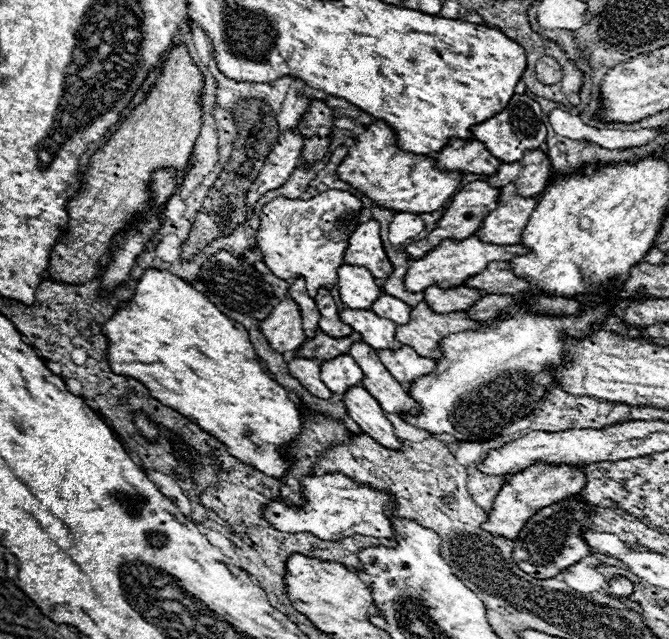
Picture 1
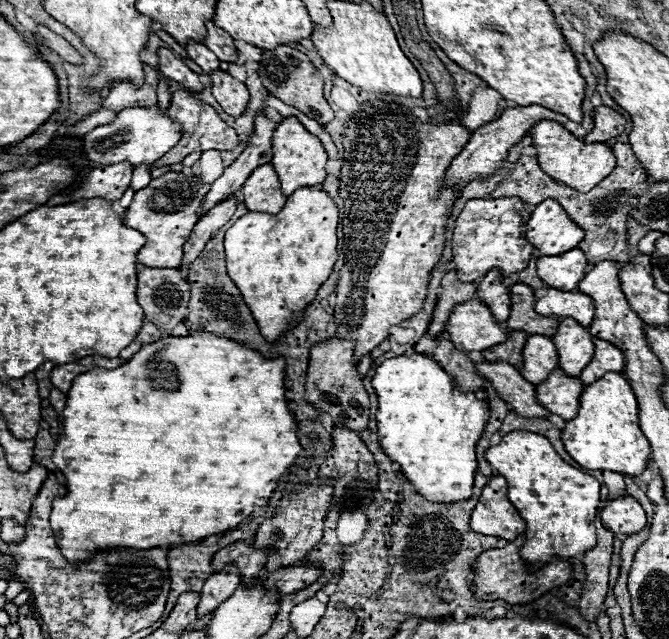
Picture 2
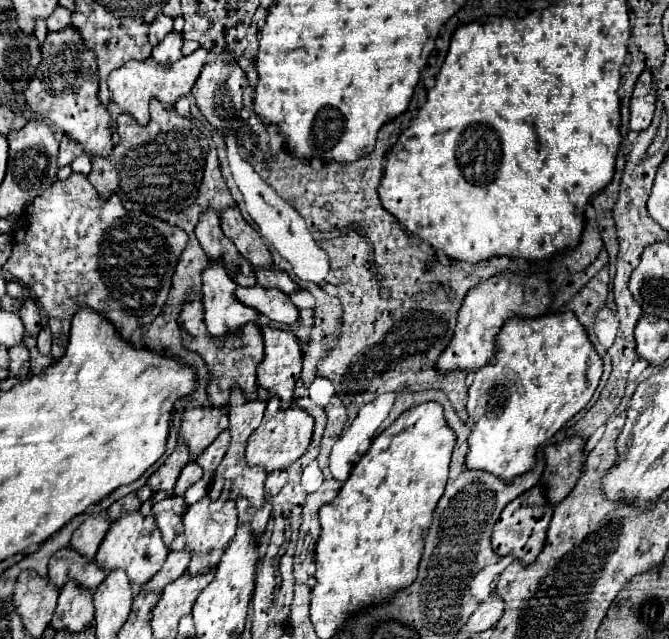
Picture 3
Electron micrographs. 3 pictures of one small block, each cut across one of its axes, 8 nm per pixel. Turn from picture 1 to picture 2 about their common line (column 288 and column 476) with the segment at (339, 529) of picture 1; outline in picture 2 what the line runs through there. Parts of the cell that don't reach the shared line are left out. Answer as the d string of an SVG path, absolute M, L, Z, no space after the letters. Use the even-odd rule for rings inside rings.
M492 476L472 510L470 526L484 536L496 536L512 542L526 530L518 510L508 502L508 484L502 476Z

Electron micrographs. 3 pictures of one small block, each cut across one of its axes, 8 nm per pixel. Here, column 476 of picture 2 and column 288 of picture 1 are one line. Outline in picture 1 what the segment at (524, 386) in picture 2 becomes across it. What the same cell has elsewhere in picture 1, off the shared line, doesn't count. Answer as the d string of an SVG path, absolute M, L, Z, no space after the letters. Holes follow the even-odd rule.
M294 358L292 362L288 362L288 372L316 398L328 400L332 396L332 392L324 386L324 382L320 380L320 364L312 362L308 358Z

